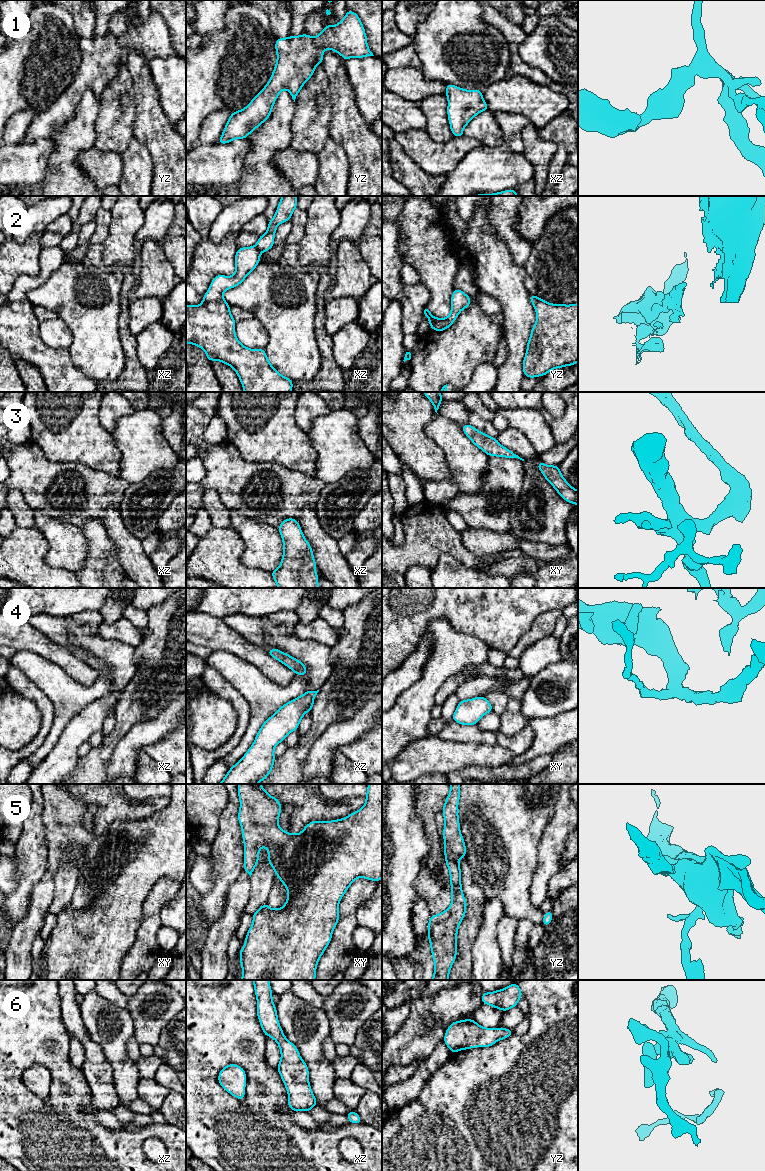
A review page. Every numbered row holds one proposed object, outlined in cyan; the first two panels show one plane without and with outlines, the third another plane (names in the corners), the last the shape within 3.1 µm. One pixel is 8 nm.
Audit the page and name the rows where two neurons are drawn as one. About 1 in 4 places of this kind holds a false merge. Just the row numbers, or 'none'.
2

